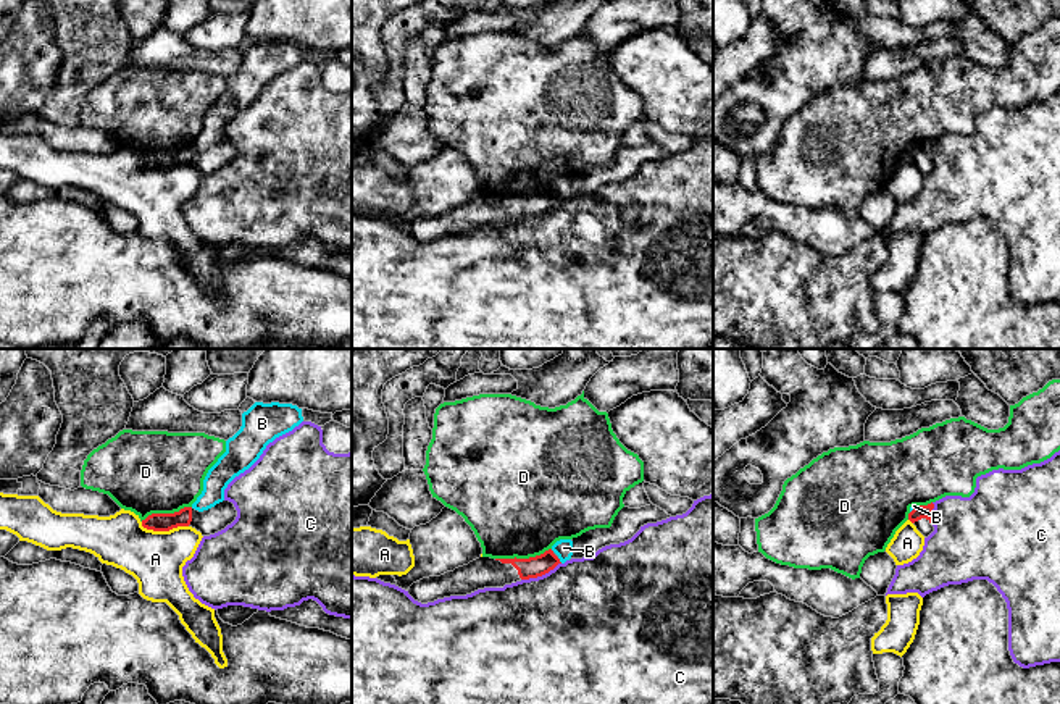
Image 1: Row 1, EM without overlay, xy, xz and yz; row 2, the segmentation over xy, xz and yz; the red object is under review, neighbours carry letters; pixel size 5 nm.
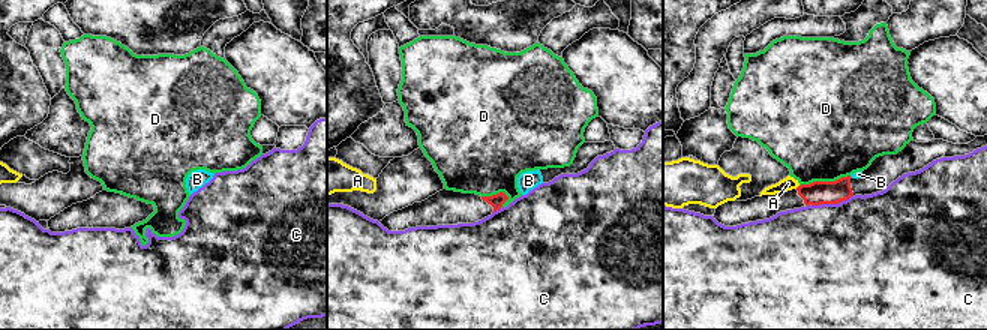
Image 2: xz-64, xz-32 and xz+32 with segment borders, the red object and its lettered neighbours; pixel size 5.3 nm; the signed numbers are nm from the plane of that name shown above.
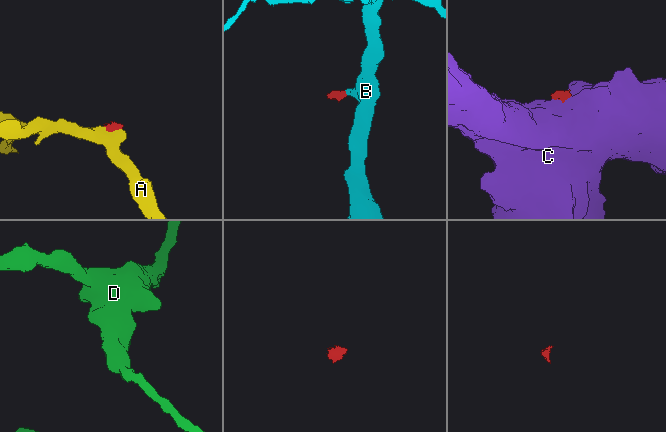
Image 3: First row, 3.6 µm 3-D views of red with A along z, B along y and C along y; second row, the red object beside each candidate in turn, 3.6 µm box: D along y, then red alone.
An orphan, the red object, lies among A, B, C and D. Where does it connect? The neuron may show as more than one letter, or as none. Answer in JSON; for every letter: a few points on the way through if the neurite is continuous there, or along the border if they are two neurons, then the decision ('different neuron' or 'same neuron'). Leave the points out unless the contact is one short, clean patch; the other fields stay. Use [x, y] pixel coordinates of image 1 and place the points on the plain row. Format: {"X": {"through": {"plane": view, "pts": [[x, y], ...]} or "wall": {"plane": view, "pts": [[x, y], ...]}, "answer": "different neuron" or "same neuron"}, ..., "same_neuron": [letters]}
{"A": {"wall": {"plane": "xy", "pts": [[141, 160], [154, 168], [171, 168], [187, 163]]}, "answer": "different neuron"}, "B": {"wall": {"plane": "xz", "pts": [[557, 196], [562, 201]]}, "answer": "different neuron"}, "C": {"wall": {"plane": "xz", "pts": [[560, 201], [541, 213], [521, 218]]}, "answer": "different neuron"}, "D": {"wall": {"plane": "xz", "pts": [[550, 186], [528, 196], [496, 197]]}, "answer": "different neuron"}, "same_neuron": []}

